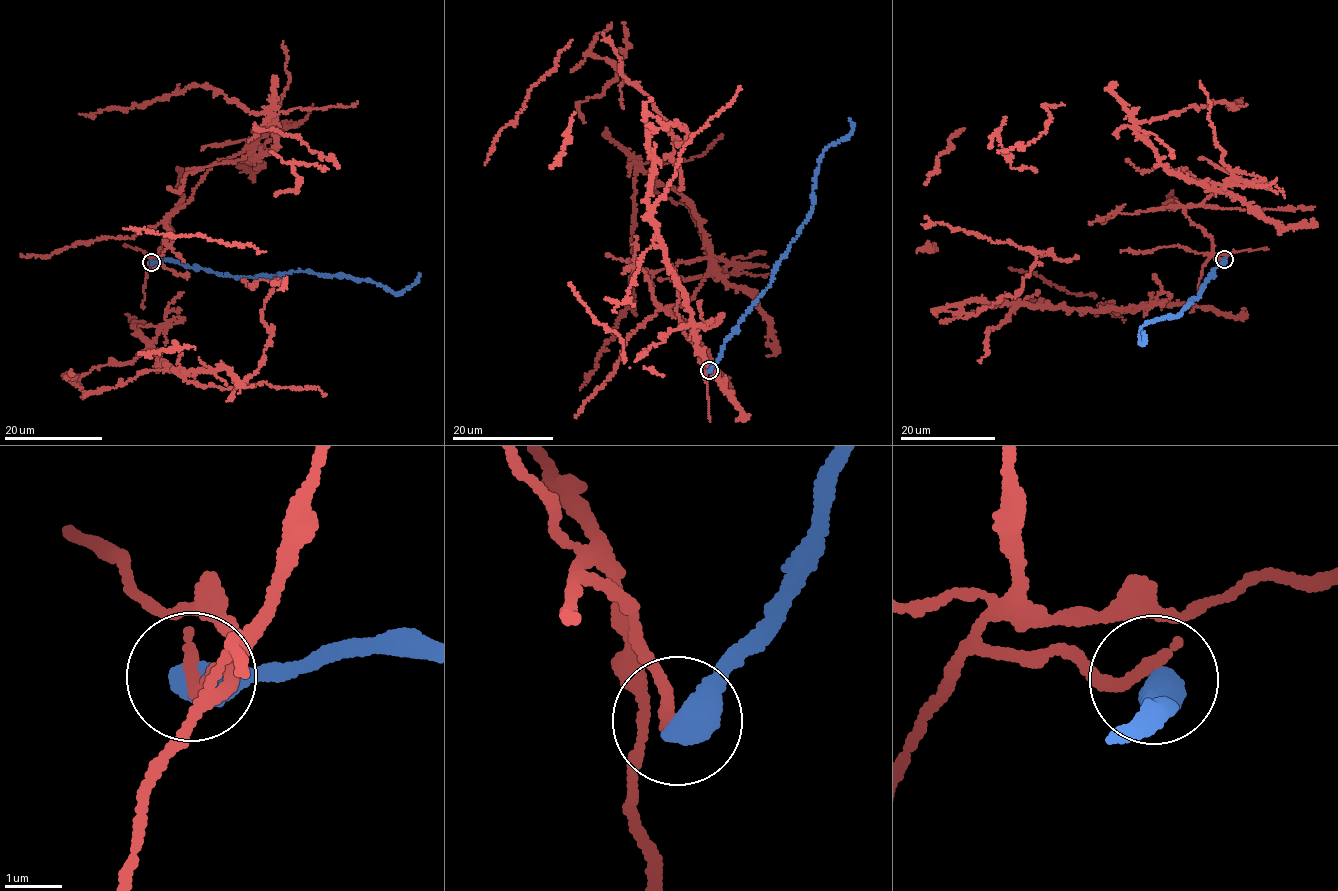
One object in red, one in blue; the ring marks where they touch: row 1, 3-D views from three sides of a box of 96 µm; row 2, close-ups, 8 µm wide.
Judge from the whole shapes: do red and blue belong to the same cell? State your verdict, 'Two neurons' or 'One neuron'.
Two neurons

